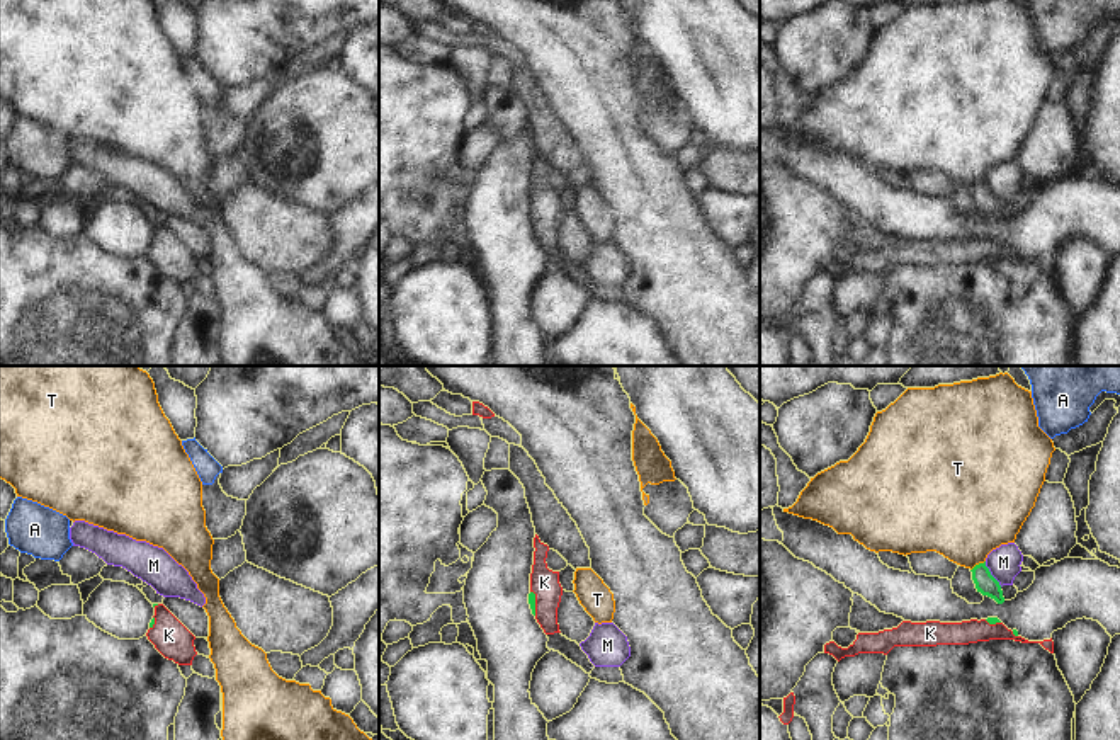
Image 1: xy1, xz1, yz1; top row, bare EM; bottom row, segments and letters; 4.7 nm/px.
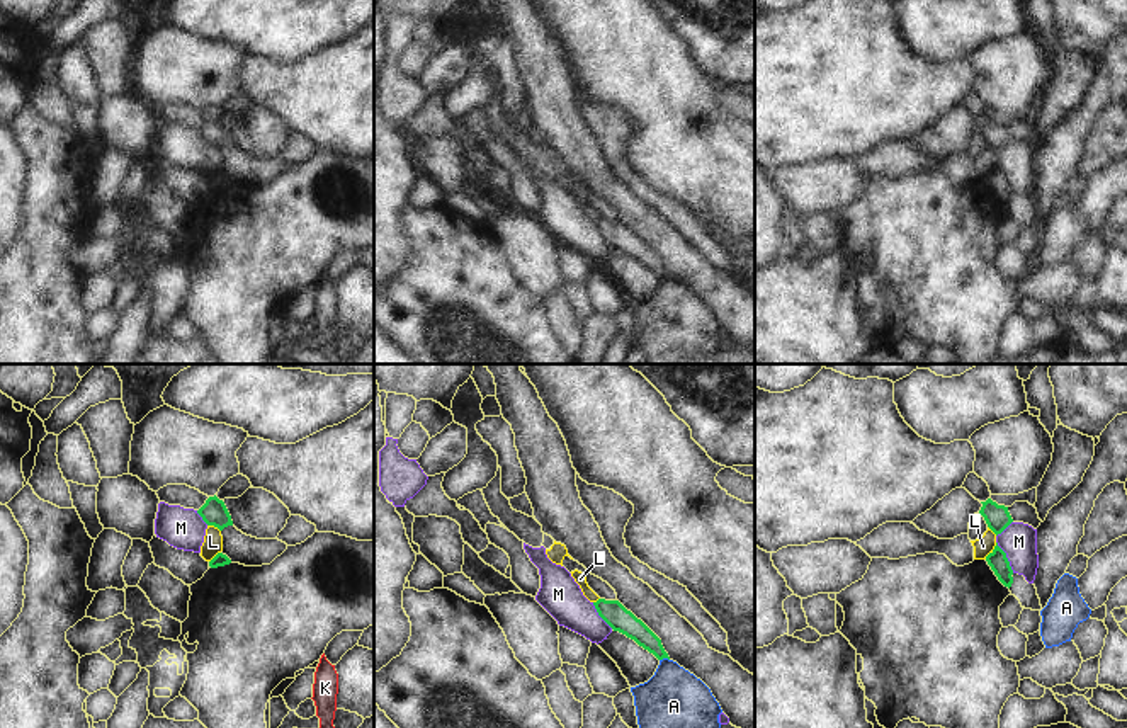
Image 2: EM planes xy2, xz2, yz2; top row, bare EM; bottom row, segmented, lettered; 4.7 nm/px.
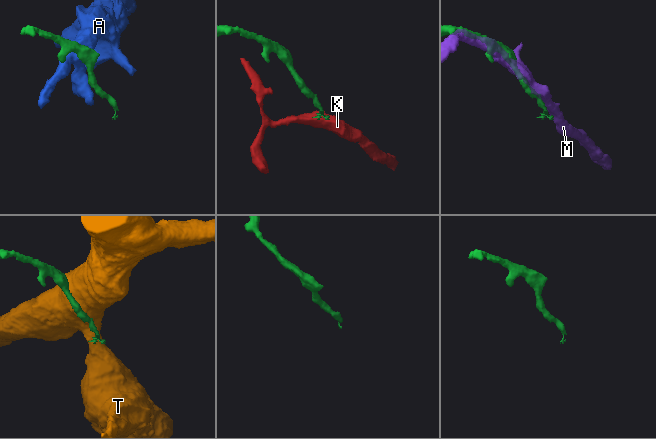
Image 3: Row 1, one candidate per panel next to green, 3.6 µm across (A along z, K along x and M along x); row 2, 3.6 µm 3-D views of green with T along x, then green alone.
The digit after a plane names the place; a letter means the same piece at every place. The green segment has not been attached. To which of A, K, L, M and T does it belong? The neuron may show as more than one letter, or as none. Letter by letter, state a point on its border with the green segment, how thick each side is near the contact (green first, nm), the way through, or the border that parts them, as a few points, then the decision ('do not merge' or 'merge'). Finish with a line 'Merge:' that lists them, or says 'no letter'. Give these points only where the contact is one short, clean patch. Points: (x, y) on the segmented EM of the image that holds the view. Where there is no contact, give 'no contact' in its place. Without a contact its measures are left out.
A: meets green in xz2 at (663, 657); 110 nm thick on the green side, 280 nm on the other; border along xz2 (668, 659), (660, 660); do not merge
K: meets green in xz1 at (534, 603); 30 nm thick on the green side, 140 nm on the other; runs through xz1 (531, 596), (534, 603), (544, 592), (544, 582); merge
L: meets green in yz2 at (993, 551); 90 nm thick on the green side, 90 nm on the other; border along yz2 (996, 543), (985, 558); do not merge
M: meets green in yz2 at (1005, 557); 90 nm thick on the green side, 170 nm on the other; do not merge
T: meets green in yz1 at (979, 563); 100 nm thick on the green side, 440 nm on the other; do not merge
Merge: K

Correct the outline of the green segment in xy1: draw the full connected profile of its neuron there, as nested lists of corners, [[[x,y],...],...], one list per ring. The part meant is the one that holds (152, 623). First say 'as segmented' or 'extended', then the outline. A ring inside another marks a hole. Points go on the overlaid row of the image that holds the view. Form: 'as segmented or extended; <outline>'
extended; [[[153,604],[155,616],[146,633],[155,648],[178,665],[192,665],[195,636],[163,606]]]

